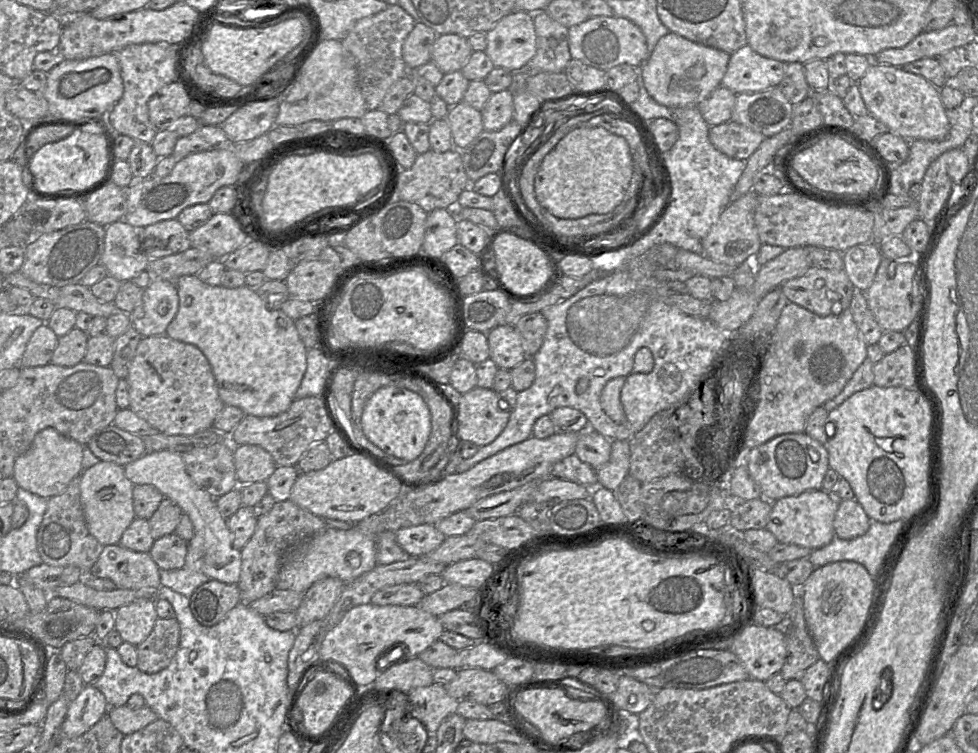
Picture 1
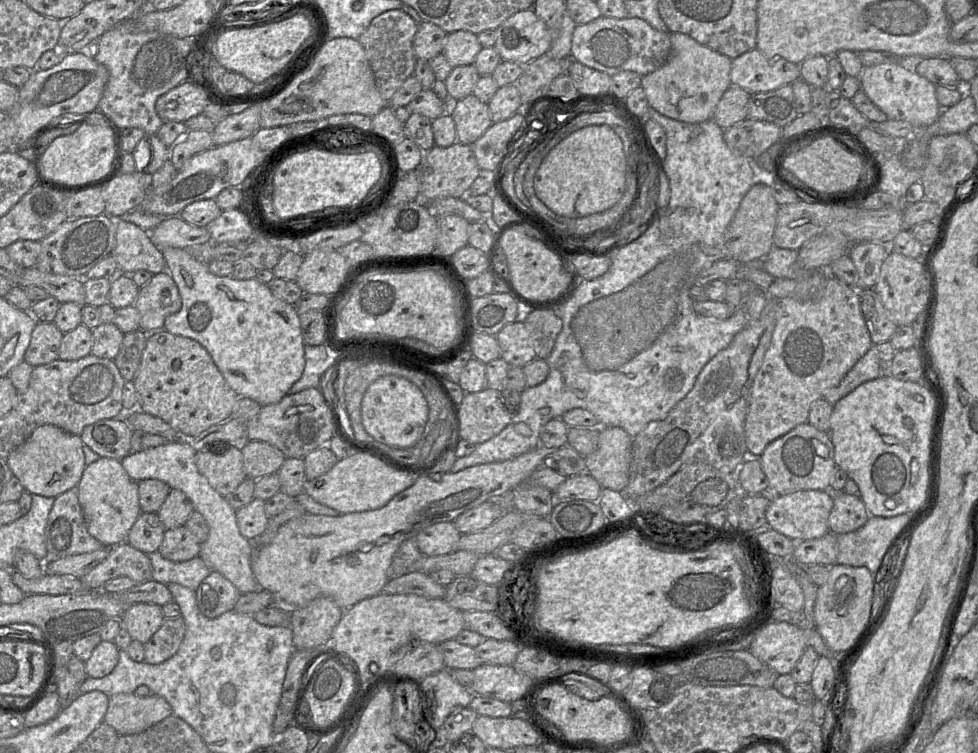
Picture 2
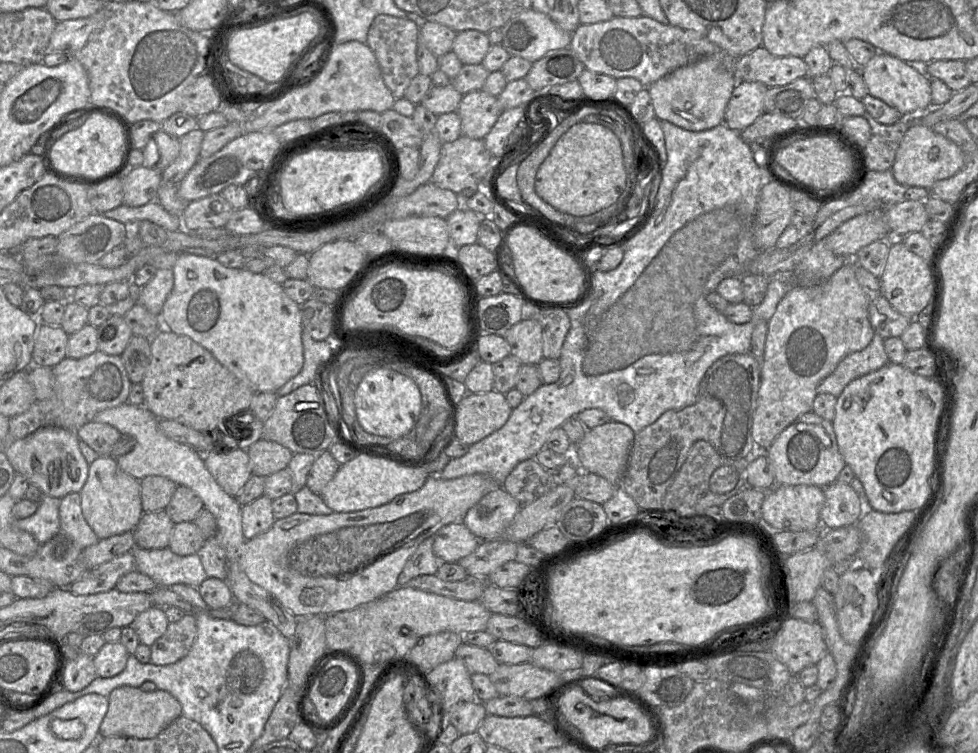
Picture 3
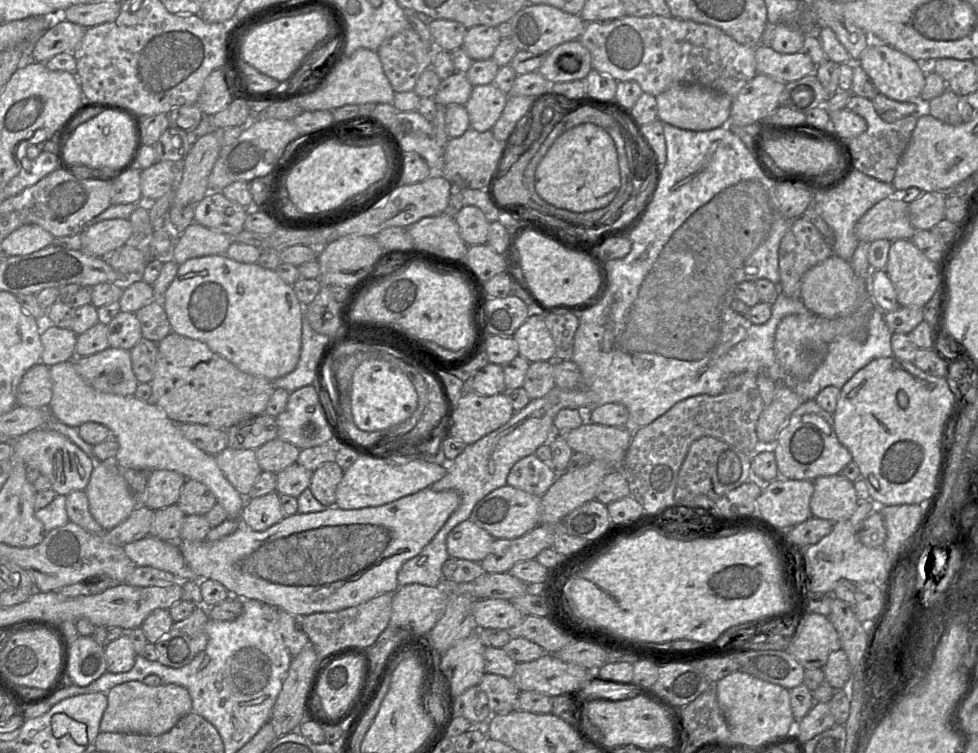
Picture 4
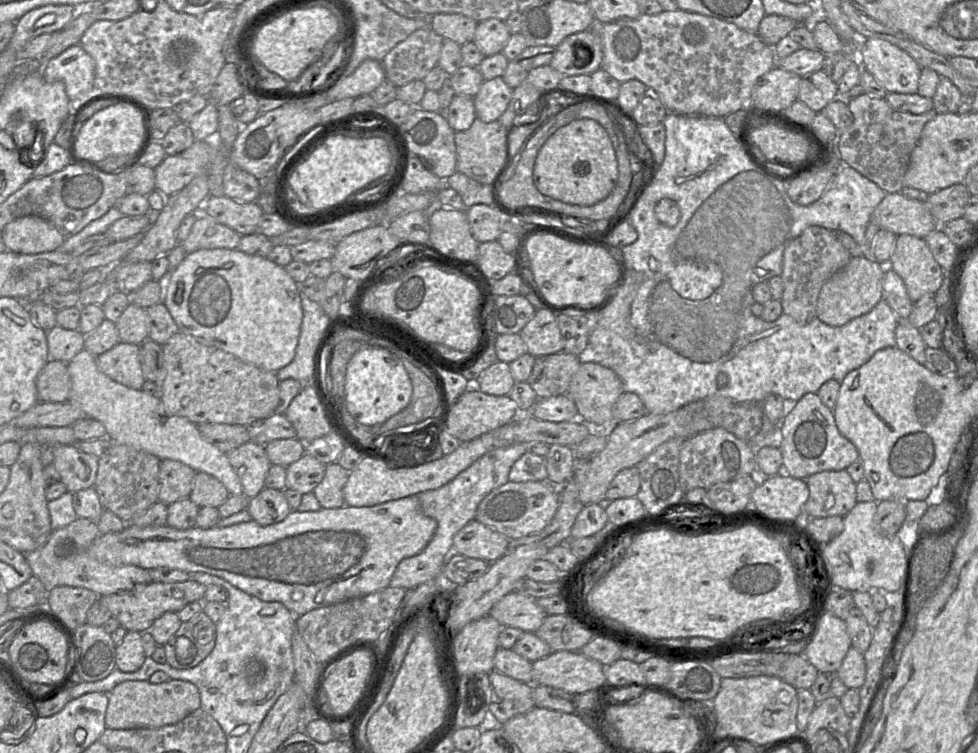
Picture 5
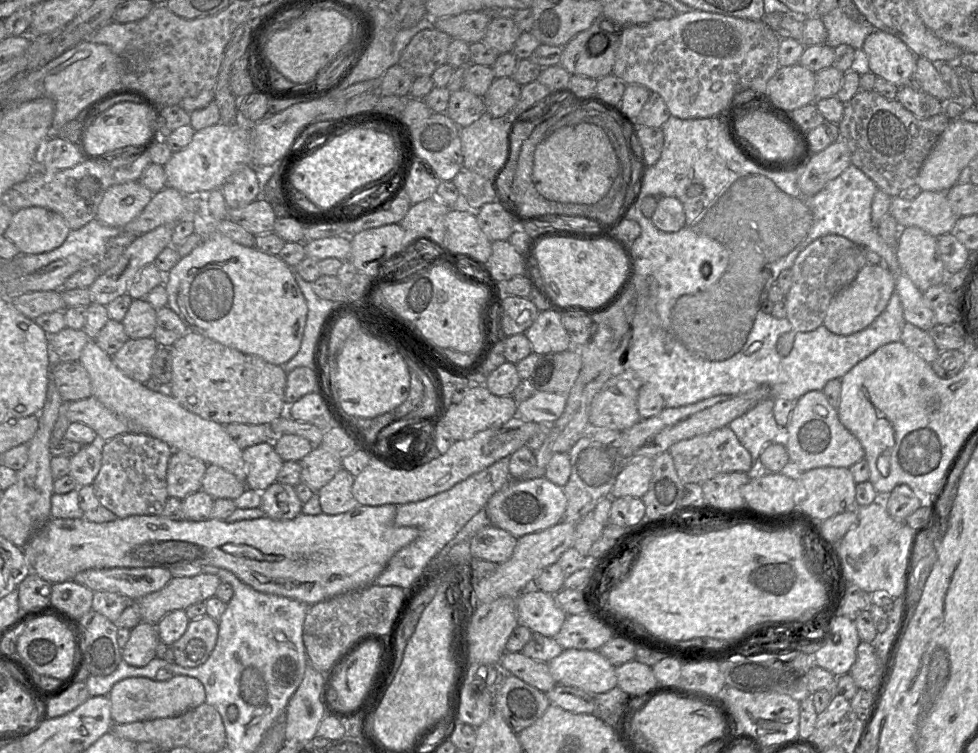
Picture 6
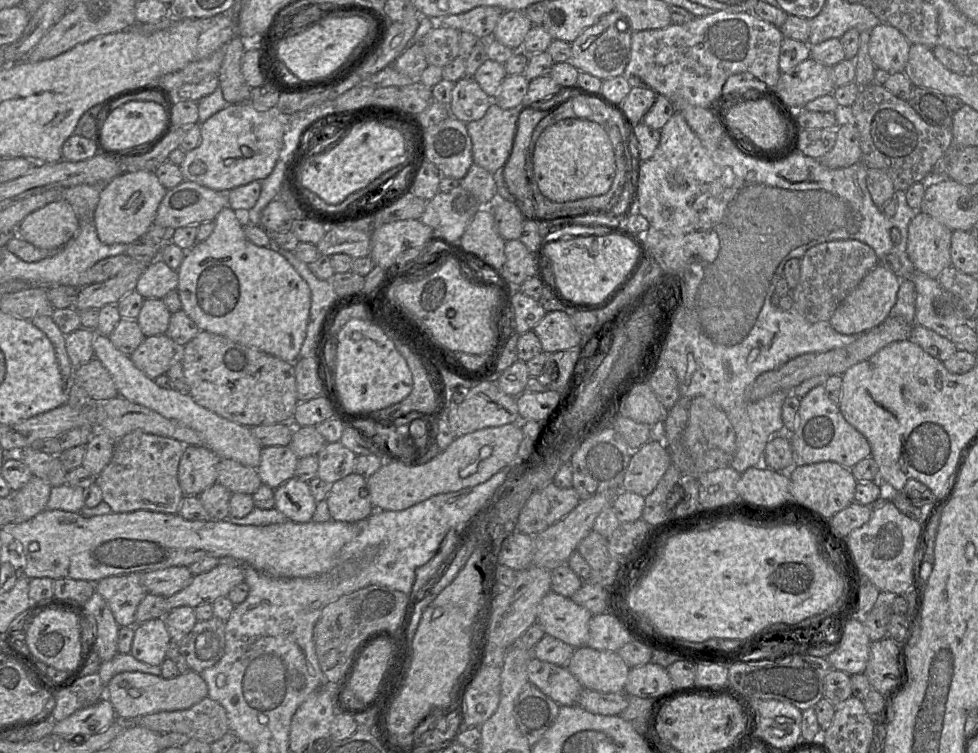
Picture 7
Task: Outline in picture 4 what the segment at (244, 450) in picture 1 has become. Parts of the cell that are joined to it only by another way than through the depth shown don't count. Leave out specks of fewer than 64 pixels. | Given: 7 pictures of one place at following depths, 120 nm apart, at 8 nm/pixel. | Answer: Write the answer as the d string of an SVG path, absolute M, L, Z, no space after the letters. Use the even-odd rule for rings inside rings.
M276 438L256 449L255 454L262 471L279 473L297 463L300 451L295 445Z

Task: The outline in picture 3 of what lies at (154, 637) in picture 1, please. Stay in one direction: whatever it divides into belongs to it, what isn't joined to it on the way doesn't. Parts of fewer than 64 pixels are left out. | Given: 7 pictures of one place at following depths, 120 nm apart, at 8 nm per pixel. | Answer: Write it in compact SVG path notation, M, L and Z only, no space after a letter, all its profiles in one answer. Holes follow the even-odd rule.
M192 613L169 623L165 633L150 646L150 663L167 665L181 660L189 653L196 635L196 616Z

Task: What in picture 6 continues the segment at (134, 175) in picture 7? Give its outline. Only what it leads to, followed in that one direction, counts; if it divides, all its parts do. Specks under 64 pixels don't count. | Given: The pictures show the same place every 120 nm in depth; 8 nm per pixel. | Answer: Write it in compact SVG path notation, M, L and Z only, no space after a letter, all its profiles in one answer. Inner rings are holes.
M130 181L109 188L97 212L97 220L123 229L150 203L154 193L140 181Z

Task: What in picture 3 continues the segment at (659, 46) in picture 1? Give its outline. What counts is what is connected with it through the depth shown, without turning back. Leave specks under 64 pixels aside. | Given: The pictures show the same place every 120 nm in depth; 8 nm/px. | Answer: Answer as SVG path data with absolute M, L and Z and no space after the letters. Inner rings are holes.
M701 58L694 63L679 67L647 88L658 120L666 120L688 131L705 131L724 123L726 107L738 80L727 70L719 58Z

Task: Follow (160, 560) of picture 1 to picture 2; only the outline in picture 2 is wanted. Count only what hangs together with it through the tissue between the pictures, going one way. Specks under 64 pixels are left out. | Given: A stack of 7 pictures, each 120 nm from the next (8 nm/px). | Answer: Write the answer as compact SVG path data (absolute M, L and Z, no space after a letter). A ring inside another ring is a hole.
M186 526L165 531L158 552L166 559L183 562L199 555L201 544Z

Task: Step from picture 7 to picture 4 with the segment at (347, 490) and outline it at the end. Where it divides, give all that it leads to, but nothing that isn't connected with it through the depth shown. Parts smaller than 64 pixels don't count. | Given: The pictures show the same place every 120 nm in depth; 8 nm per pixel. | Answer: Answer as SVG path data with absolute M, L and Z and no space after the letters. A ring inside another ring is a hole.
M326 462L312 474L309 489L313 496L324 506L336 506L336 490L344 471L335 462Z

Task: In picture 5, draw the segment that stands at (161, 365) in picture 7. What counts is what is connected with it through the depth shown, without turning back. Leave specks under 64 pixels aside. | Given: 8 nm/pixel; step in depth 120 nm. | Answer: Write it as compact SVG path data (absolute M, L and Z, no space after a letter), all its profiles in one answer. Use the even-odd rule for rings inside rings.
M118 343L96 357L98 369L112 380L141 390L145 382L140 361L140 345Z

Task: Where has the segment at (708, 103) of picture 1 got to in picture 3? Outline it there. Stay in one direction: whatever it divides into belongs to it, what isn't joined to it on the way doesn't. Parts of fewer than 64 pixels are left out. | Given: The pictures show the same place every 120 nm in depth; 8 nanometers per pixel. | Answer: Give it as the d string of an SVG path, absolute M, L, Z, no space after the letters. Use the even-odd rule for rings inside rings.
M738 81L726 107L724 124L742 132L752 125L764 110L764 97L769 88L760 82Z

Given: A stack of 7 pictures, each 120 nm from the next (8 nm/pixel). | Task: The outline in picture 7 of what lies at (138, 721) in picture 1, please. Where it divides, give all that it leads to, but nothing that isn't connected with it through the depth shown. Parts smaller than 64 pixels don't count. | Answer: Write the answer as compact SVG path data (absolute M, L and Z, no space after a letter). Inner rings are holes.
M192 670L171 679L143 672L122 672L105 686L105 696L118 719L137 720L147 714L189 709L208 696L208 686L200 674Z

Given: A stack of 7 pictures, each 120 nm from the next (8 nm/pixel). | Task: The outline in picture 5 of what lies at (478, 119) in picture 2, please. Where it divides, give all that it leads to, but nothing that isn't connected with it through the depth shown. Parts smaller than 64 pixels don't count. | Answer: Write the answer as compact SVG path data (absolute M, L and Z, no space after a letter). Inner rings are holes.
M502 77L484 80L473 97L476 117L486 123L499 120L512 98L512 91Z

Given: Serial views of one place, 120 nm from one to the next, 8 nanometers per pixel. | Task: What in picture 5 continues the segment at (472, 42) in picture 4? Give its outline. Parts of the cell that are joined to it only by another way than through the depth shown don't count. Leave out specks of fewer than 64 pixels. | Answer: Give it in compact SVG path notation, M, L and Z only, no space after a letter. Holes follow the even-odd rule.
M490 18L478 22L472 41L479 51L488 57L501 53L510 36L504 21Z

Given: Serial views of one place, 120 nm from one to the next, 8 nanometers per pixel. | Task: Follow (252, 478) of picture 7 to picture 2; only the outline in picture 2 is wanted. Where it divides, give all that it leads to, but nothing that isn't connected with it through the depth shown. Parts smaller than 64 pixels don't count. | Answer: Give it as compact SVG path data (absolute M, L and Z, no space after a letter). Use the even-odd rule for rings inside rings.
M171 489L157 515L164 528L169 530L185 526L194 511L193 504L185 493L178 489Z

